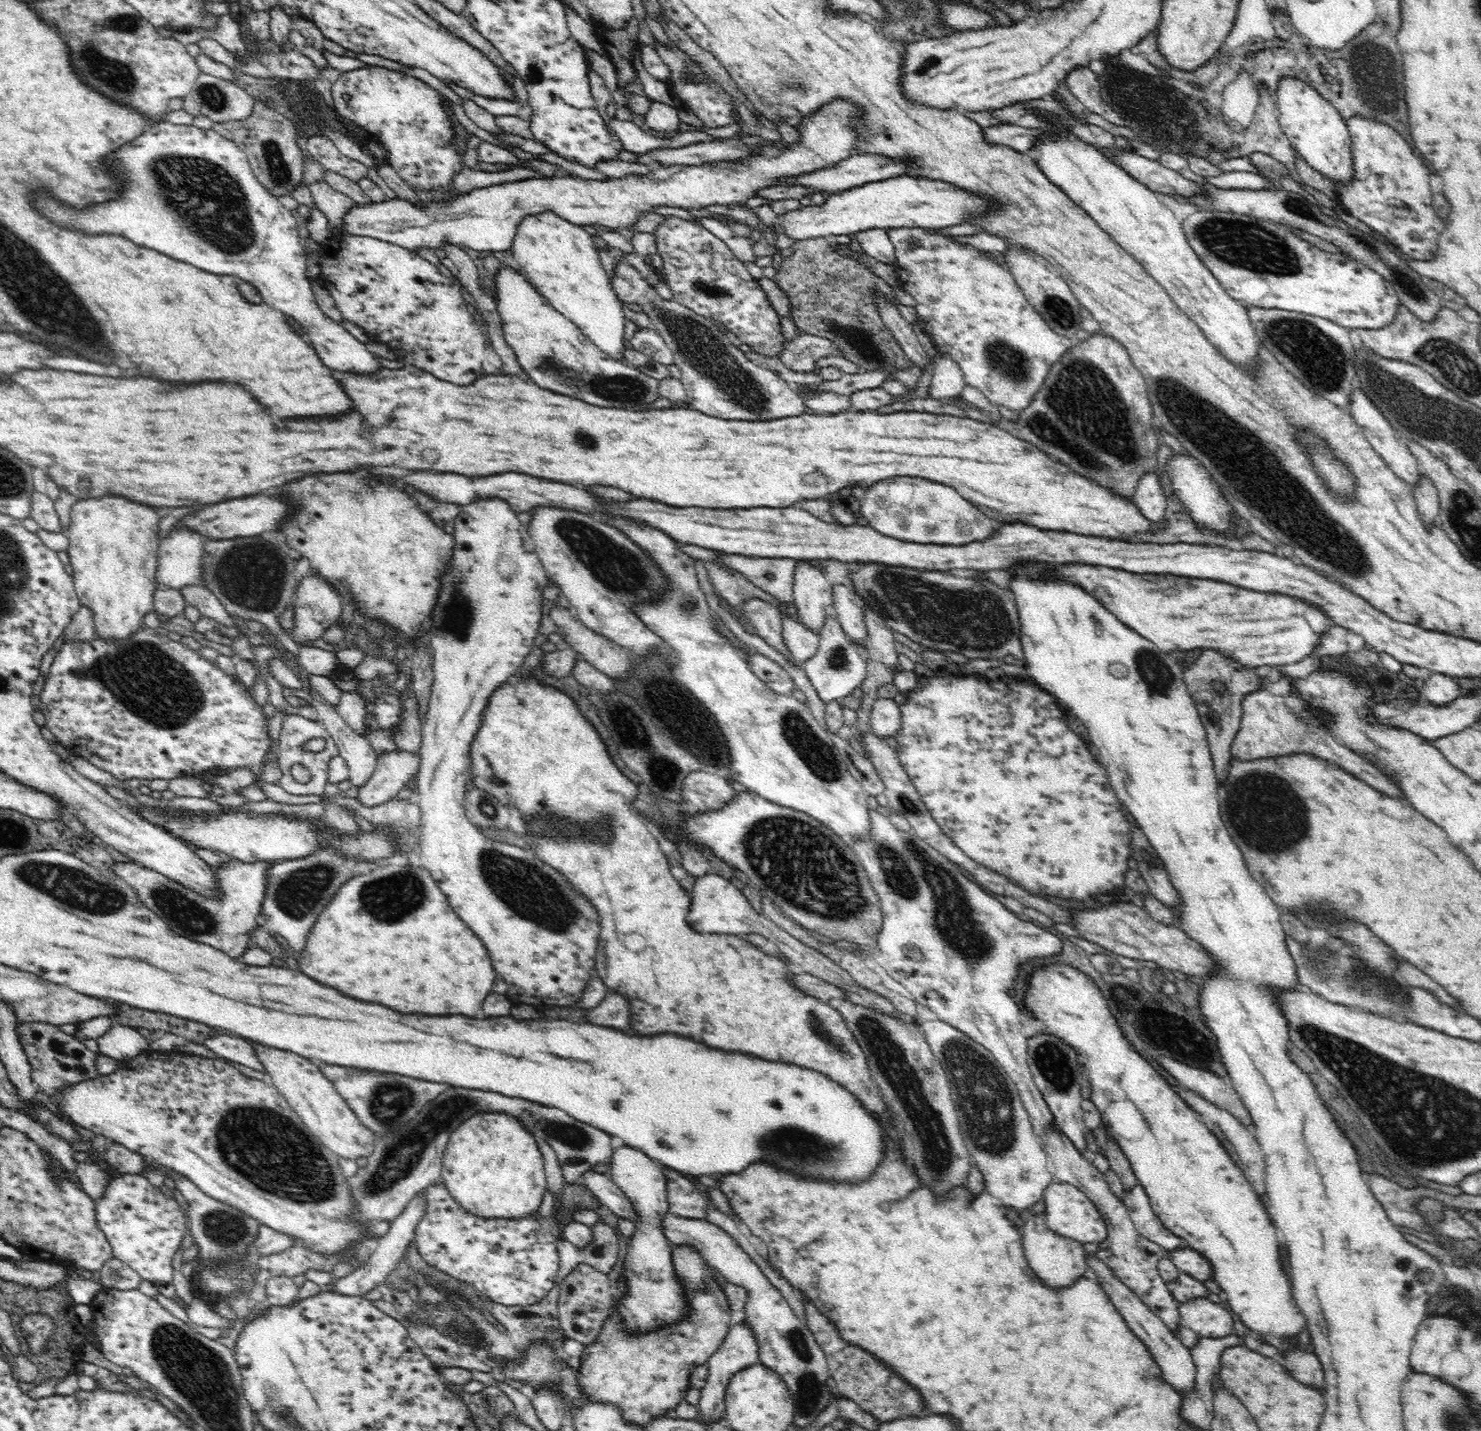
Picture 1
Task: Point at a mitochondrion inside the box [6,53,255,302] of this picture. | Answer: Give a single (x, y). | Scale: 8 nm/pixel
(213, 98)

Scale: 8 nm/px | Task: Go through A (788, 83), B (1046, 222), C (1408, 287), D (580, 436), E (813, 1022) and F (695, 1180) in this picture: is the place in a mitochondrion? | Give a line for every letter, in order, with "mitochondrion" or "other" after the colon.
A: mitochondrion
B: other
C: mitochondrion
D: mitochondrion
E: mitochondrion
F: other

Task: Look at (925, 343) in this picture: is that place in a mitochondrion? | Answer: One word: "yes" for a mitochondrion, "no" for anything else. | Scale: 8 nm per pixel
no

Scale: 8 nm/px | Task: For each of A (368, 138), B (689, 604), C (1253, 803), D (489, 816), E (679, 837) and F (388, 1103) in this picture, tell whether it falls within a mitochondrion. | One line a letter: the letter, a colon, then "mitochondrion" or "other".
A: other
B: mitochondrion
C: mitochondrion
D: mitochondrion
E: other
F: mitochondrion

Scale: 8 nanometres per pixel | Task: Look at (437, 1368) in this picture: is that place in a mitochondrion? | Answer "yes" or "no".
no

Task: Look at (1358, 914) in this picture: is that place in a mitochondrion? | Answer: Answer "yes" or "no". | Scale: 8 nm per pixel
no

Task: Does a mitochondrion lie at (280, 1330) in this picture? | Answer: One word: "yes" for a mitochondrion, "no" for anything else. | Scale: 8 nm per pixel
no

